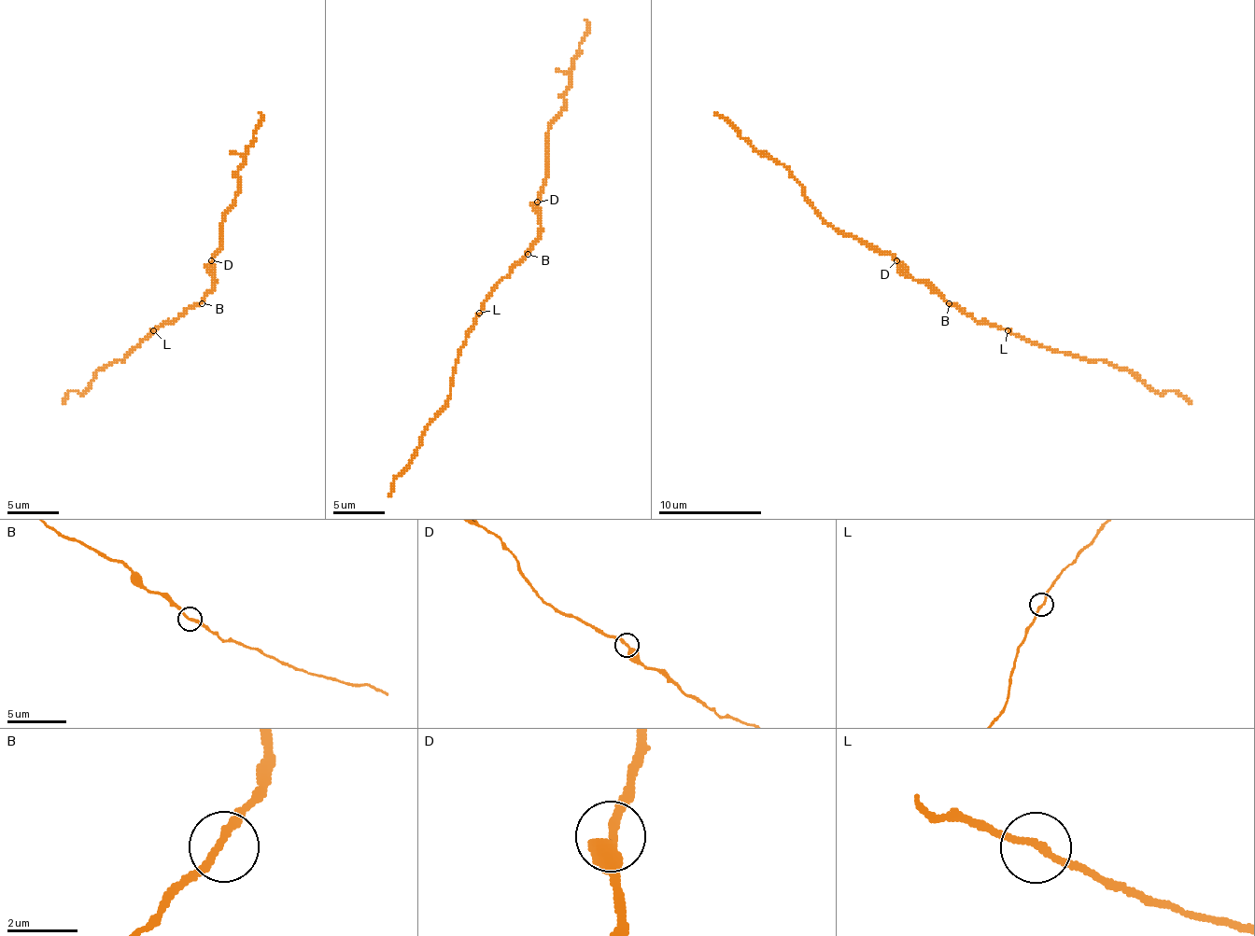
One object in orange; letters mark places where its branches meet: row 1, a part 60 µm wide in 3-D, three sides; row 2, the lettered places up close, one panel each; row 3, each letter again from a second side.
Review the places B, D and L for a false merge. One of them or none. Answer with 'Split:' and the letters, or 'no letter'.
Split: D

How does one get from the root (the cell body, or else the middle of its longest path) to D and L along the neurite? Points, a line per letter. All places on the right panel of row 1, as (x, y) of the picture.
D: (947, 303), (923, 283), (918, 283), (897, 259)
L: (947, 303), (957, 303), (978, 321), (985, 321), (1008, 331)

